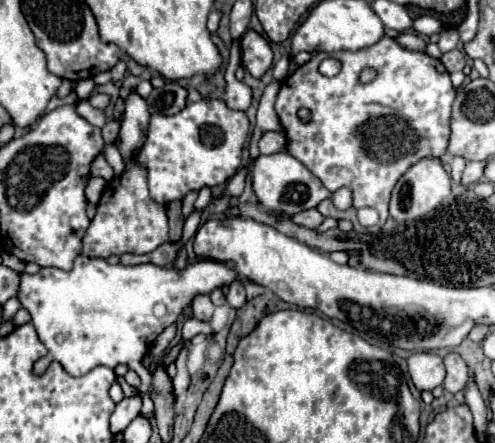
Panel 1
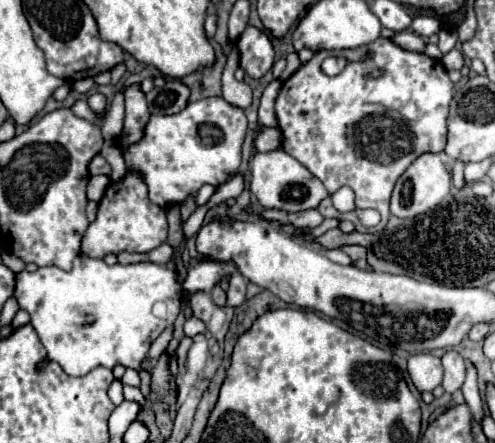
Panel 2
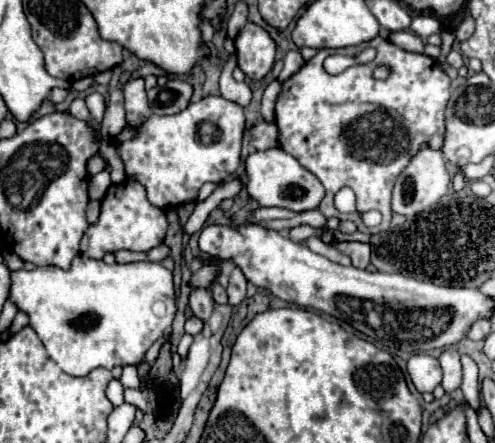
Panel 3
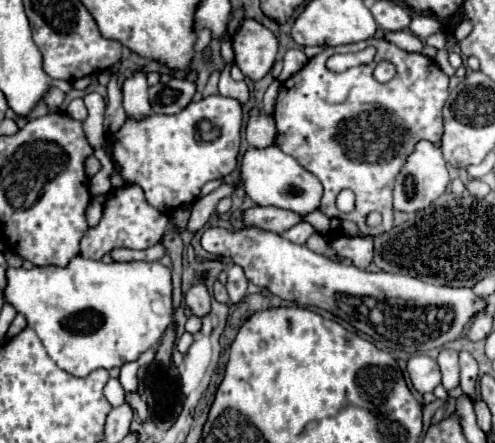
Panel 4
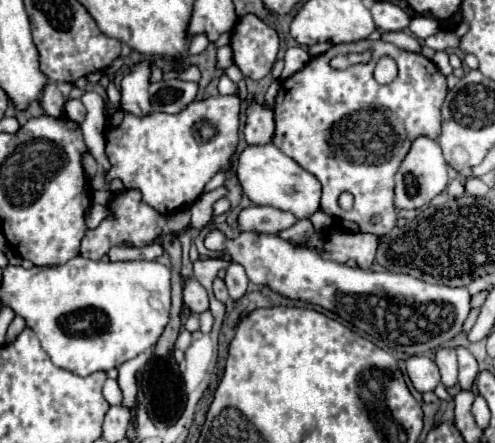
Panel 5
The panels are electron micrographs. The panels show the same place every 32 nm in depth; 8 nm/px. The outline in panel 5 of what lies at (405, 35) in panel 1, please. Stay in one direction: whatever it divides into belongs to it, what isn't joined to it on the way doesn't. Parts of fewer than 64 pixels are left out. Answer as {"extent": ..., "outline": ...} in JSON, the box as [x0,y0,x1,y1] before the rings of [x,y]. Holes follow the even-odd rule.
{"extent":[382,32,420,52],"outline":[[[384,32],[382,40],[392,42],[398,48],[408,50],[408,52],[420,52],[420,44],[416,42],[416,38],[412,38],[410,34],[404,34],[404,32]]]}

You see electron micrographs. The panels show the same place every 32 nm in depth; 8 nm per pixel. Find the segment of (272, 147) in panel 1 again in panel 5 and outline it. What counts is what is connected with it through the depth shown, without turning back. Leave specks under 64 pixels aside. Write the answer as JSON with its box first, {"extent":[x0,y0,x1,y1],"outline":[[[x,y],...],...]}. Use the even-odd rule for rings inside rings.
{"extent":[244,100,274,144],"outline":[[[252,100],[246,108],[244,138],[248,144],[268,144],[274,136],[274,116],[272,108],[264,102]]]}

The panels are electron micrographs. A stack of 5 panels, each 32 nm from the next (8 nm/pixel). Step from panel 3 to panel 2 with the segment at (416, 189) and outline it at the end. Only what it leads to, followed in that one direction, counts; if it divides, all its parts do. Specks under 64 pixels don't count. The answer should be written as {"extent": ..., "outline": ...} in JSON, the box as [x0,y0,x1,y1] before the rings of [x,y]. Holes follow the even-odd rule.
{"extent":[390,152,452,218],"outline":[[[424,152],[398,178],[398,182],[394,186],[394,192],[392,192],[390,210],[398,218],[412,218],[412,216],[424,214],[430,208],[434,208],[442,198],[446,198],[450,194],[450,184],[452,184],[452,176],[446,170],[444,156],[434,154],[434,152]]]}

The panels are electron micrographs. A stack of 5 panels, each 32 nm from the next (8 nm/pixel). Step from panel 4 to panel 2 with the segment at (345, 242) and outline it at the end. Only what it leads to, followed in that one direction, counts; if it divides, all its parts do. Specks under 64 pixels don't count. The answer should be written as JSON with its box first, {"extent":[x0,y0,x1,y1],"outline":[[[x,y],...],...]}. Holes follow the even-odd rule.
{"extent":[340,246,368,268],"outline":[[[342,246],[340,248],[342,252],[346,252],[350,258],[352,258],[352,264],[356,266],[356,268],[366,268],[368,266],[368,262],[366,262],[366,254],[368,254],[368,248],[364,248],[364,246]]]}

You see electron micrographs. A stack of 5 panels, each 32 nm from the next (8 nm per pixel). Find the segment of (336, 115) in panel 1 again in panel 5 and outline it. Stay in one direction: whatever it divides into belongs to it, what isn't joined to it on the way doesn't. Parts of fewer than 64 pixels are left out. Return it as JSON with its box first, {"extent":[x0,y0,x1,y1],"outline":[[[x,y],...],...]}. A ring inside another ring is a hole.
{"extent":[272,40,448,234],"outline":[[[362,40],[362,42],[354,42],[354,44],[336,44],[336,46],[330,48],[328,52],[324,52],[322,56],[312,58],[300,72],[292,74],[290,78],[286,78],[286,80],[280,84],[280,90],[278,90],[278,96],[276,96],[276,102],[274,102],[276,132],[274,132],[272,144],[274,144],[278,150],[282,150],[286,156],[290,156],[294,162],[298,162],[306,172],[314,174],[314,176],[320,180],[320,184],[322,184],[322,204],[320,204],[320,210],[324,210],[326,214],[336,216],[336,218],[340,218],[340,220],[352,220],[352,222],[356,222],[362,232],[388,234],[388,232],[396,226],[396,208],[394,208],[394,174],[396,174],[396,168],[400,166],[400,160],[406,156],[406,152],[408,152],[408,148],[410,148],[410,144],[412,144],[412,140],[414,140],[416,136],[438,138],[438,134],[440,134],[440,106],[442,106],[442,102],[444,102],[446,92],[448,92],[448,86],[446,86],[444,74],[440,74],[438,68],[436,68],[428,58],[424,58],[422,54],[406,52],[406,50],[398,48],[398,46],[386,44],[386,42],[382,42],[382,40]],[[366,50],[372,52],[372,60],[366,62],[366,64],[352,64],[352,66],[348,66],[348,68],[344,68],[344,70],[336,70],[336,68],[330,66],[330,60],[336,58],[336,56],[342,56],[342,54],[362,54],[362,52],[366,52]],[[380,56],[392,56],[392,58],[396,60],[396,64],[398,64],[398,76],[396,76],[396,80],[390,82],[388,86],[378,84],[378,82],[374,80],[374,76],[372,76],[372,70],[374,70],[374,66],[376,66],[376,62],[378,62]],[[344,192],[350,192],[350,194],[354,196],[354,206],[352,206],[352,210],[342,210],[340,204],[338,204],[338,198],[340,198],[340,194],[344,194]],[[374,216],[378,216],[382,222],[374,222],[374,220],[372,220]]]}

